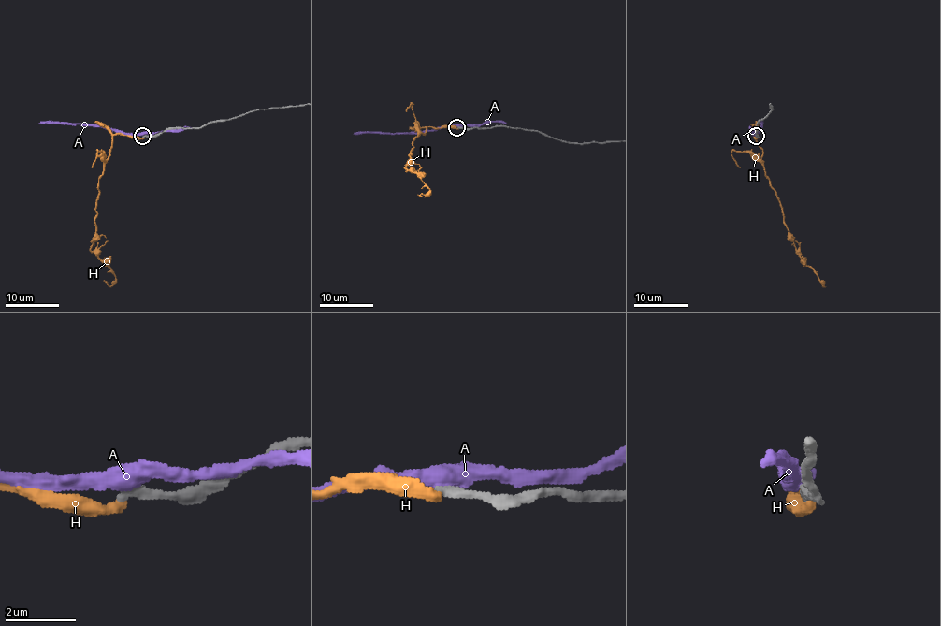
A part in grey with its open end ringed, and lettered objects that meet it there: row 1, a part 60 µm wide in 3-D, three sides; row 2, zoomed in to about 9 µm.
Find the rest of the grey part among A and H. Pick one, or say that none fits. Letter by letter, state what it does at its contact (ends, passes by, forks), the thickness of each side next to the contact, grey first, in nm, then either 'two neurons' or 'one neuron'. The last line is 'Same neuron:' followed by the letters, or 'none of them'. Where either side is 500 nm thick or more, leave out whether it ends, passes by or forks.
A: it passes by; 280 nm thick on the grey side, 480 nm on the other; two neurons
H: it ends there; 260 nm thick on the grey side, 300 nm on the other; two neurons
Same neuron: none of them

